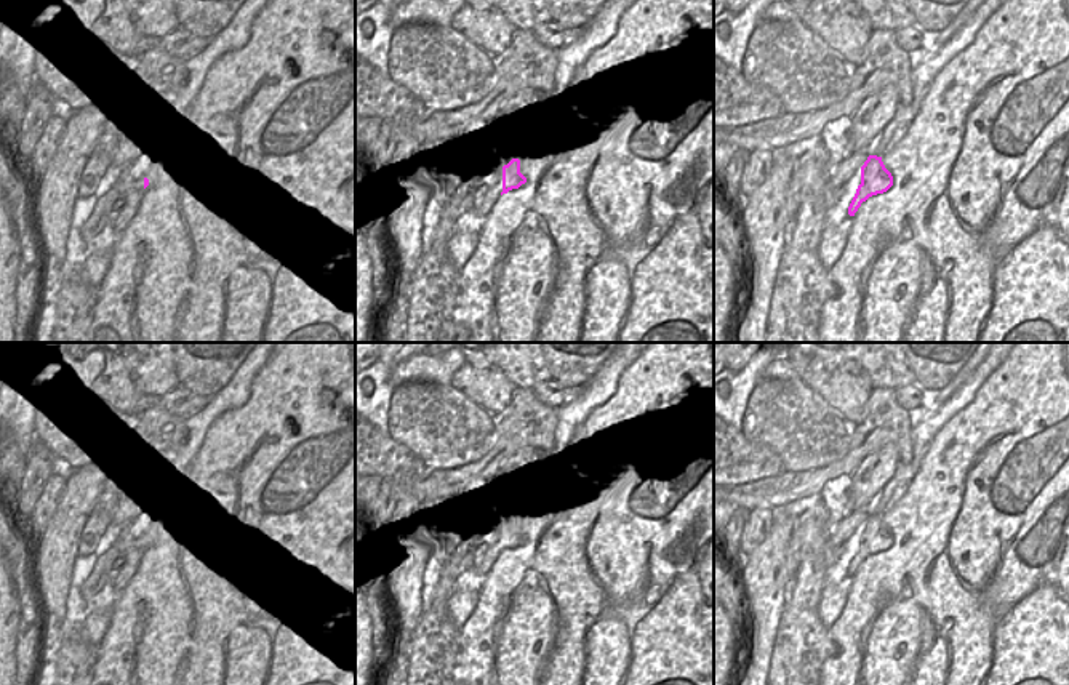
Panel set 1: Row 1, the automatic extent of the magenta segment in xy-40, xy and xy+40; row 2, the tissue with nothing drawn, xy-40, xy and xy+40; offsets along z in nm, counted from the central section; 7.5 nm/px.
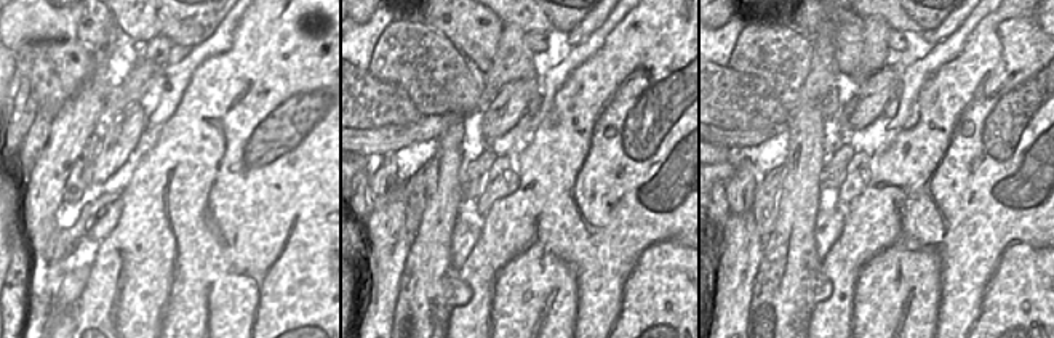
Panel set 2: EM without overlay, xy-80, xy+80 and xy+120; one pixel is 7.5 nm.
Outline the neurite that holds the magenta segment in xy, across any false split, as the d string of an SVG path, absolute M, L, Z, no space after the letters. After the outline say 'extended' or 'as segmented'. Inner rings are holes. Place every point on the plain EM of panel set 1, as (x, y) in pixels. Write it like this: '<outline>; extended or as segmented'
M512 517L507 523L502 525L502 552L507 552L512 547L518 547L526 541L526 536L520 531L520 519Z; as segmented

